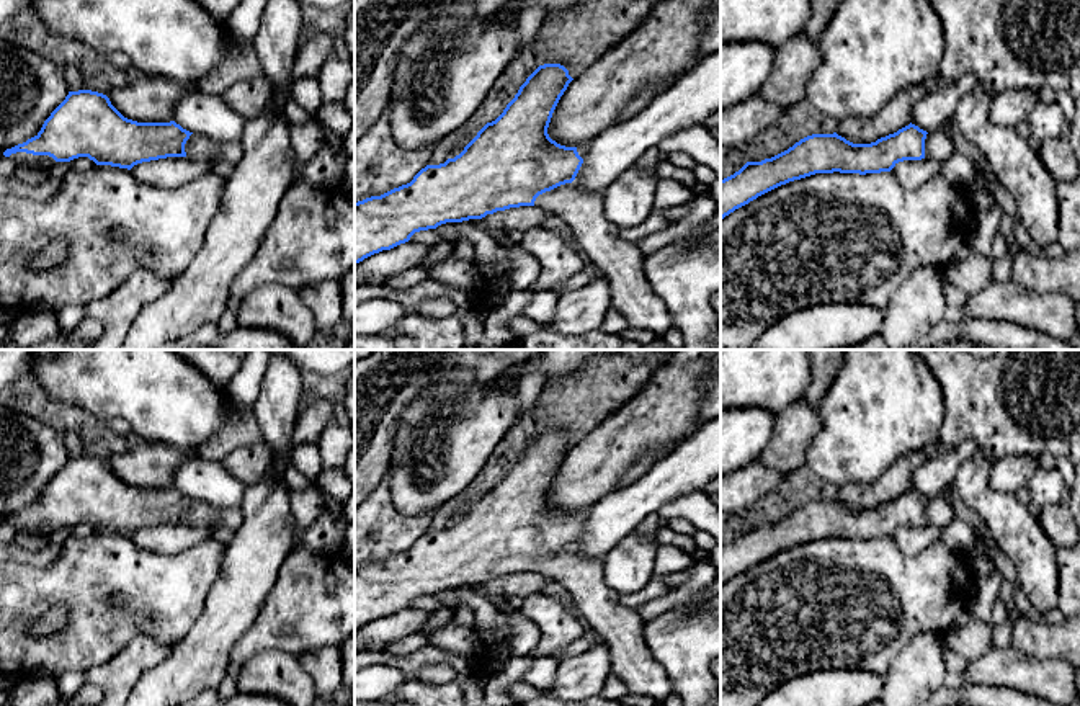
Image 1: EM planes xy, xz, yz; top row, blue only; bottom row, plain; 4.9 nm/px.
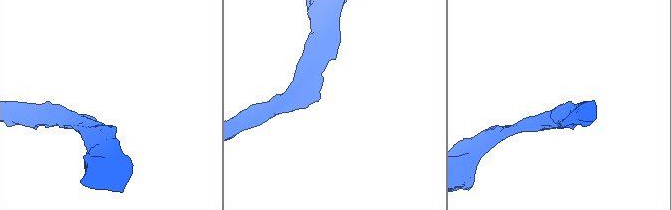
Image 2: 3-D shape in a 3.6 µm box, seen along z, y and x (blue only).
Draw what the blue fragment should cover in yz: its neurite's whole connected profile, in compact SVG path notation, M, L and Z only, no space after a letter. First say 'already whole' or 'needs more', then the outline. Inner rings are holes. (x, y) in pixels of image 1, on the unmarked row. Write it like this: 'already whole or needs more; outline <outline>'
needs more; outline M912 489L871 510L853 510L837 498L812 500L721 546L721 587L768 557L815 539L881 539L904 526L946 528L954 520L954 508L943 495L926 498Z

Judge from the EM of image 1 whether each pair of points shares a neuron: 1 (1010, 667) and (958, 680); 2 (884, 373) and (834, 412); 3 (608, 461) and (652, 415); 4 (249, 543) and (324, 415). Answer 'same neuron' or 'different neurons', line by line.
1: different neurons
2: same neuron
3: same neuron
4: different neurons

